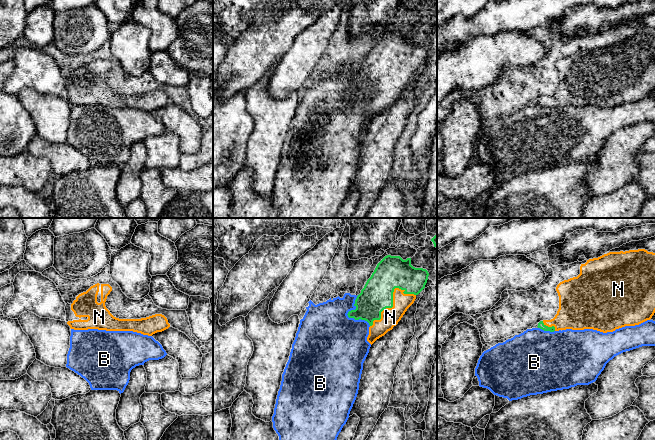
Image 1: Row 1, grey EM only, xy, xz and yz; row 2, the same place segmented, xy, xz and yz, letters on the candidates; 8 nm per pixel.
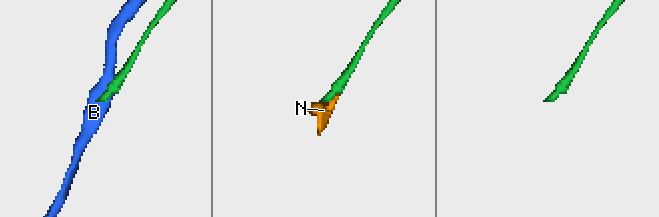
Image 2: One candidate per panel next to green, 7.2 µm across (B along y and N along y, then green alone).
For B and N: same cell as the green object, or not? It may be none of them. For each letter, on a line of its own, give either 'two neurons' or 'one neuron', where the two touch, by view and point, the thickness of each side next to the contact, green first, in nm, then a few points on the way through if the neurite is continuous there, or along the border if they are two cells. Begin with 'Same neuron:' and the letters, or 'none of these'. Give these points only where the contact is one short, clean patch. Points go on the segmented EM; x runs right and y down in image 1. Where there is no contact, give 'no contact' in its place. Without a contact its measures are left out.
Same neuron: N
B: two neurons; contact xz (347, 314); calibres 240 and 480 nm
N: one neuron; contact xz (392, 301); calibres 260 and 150 nm

